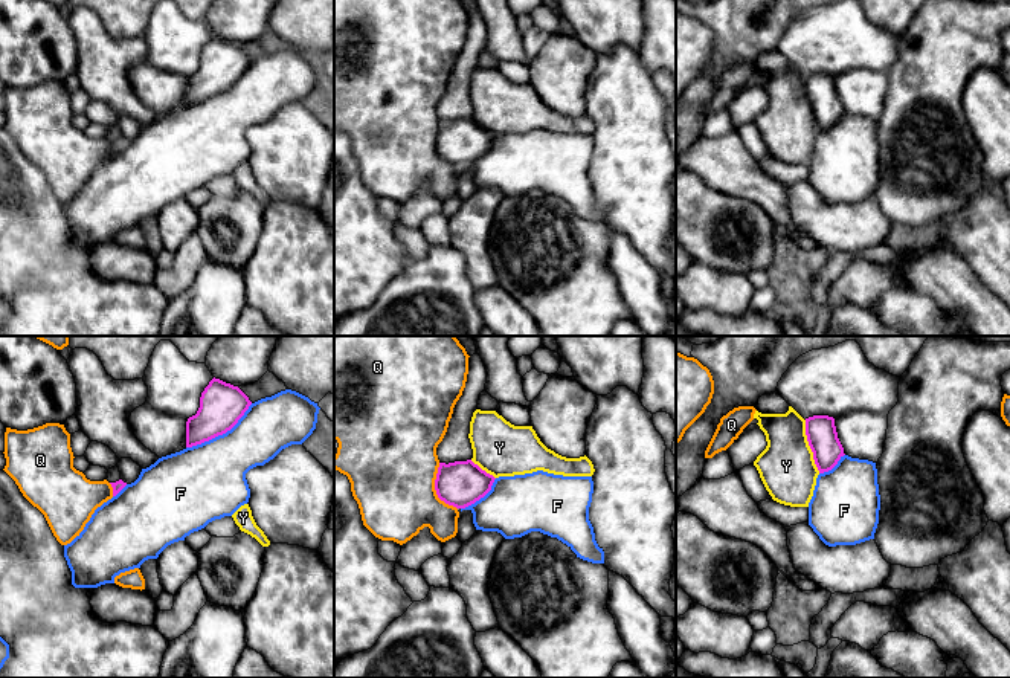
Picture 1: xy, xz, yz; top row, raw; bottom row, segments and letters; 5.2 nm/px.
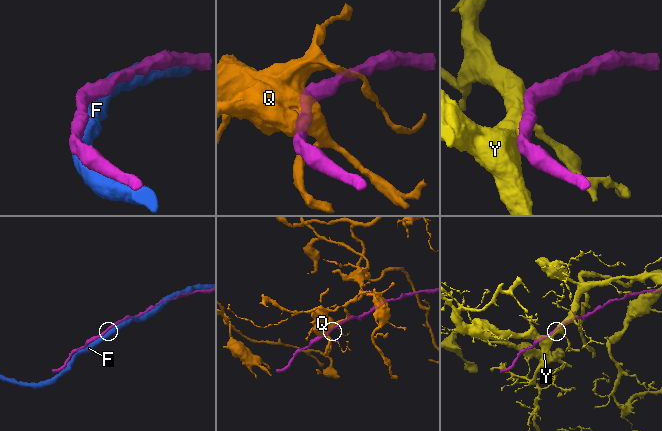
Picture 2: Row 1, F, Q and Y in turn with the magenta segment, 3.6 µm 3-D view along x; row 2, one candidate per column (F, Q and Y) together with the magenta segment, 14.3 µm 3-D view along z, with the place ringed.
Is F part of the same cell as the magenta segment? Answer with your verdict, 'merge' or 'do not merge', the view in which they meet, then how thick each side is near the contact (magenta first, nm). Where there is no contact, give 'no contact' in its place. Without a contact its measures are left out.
merge | xy | 240/380 nm

